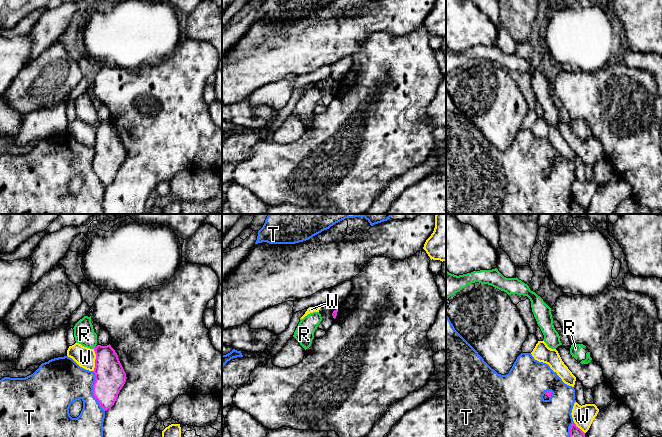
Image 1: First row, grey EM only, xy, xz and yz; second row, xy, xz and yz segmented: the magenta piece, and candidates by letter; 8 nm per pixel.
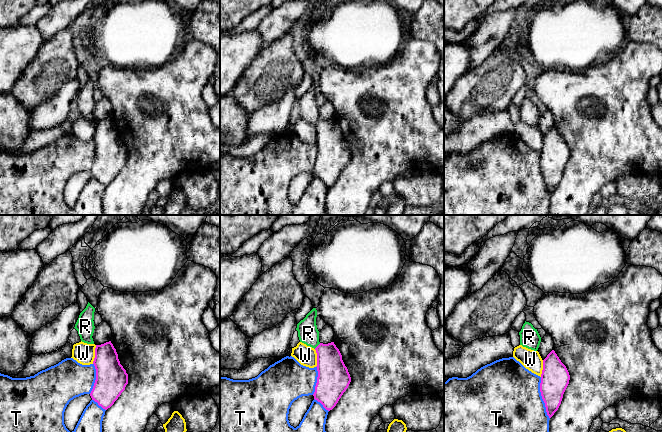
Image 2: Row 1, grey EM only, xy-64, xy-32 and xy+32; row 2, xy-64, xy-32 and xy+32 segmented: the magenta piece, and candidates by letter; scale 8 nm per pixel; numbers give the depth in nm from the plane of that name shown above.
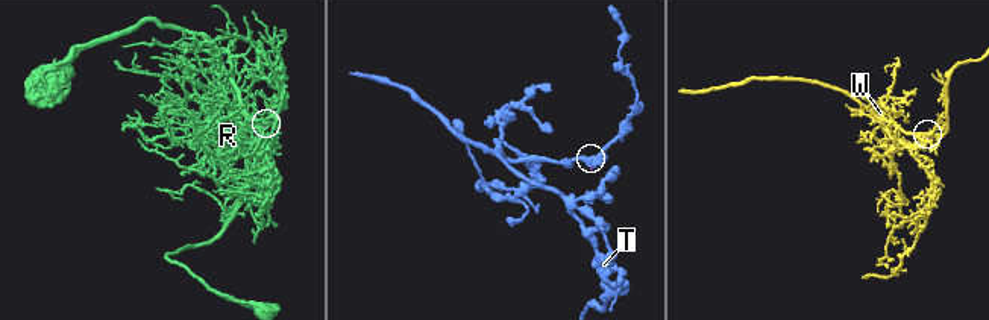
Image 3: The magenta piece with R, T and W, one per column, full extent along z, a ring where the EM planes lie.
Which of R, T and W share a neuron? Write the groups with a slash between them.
R / T / W

